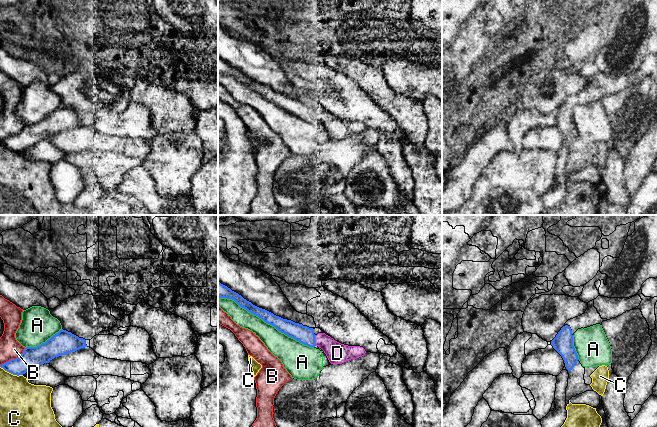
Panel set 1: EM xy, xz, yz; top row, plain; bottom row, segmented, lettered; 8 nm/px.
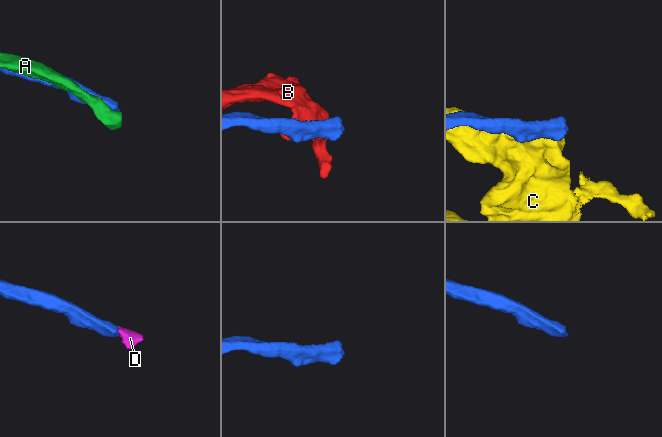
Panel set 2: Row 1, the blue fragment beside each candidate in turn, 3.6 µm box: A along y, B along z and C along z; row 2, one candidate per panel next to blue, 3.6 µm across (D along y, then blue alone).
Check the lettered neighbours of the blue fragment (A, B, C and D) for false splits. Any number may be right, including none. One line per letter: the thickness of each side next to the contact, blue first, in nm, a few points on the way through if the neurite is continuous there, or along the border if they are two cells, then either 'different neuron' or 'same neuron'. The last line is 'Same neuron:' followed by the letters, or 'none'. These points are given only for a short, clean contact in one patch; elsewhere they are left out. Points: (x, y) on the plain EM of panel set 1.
A: 130 nm thick on the blue side, 190 nm on the other; different neuron
B: 170 nm thick on the blue side, 170 nm on the other; different neuron
C: 170 nm thick on the blue side, 340 nm on the other; different neuron
D: 140 nm thick on the blue side, 170 nm on the other; same neuron
Same neuron: D

